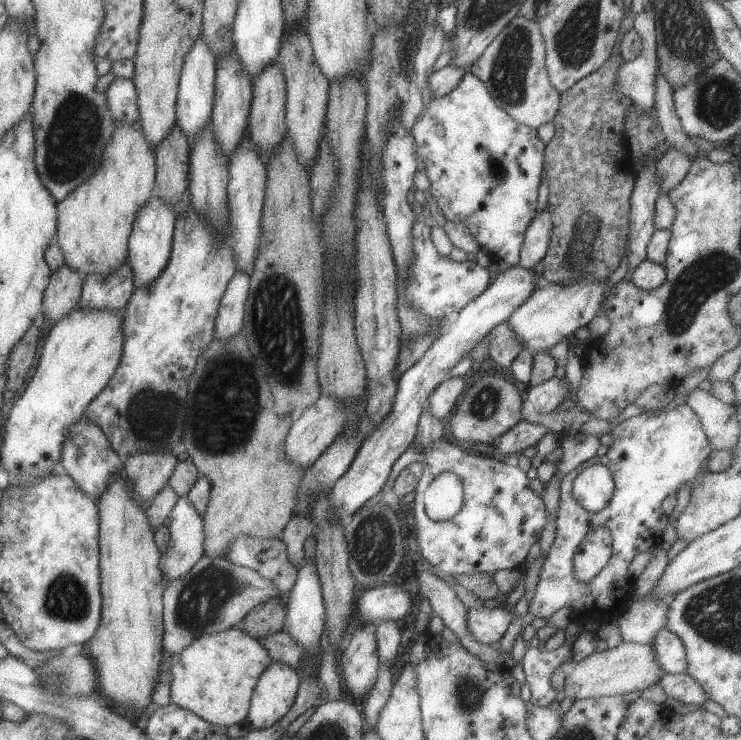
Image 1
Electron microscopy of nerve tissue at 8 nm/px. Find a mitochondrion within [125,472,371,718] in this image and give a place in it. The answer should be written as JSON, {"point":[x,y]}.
{"point":[201,602]}

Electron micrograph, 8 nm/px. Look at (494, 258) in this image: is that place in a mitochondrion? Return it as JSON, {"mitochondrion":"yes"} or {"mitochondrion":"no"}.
{"mitochondrion":"no"}

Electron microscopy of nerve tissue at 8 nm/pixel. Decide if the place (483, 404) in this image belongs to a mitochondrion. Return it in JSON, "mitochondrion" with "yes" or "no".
{"mitochondrion":"yes"}

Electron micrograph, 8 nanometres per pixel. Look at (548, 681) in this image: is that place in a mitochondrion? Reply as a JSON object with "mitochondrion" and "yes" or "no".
{"mitochondrion":"no"}

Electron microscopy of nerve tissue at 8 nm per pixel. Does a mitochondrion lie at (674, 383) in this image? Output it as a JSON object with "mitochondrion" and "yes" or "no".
{"mitochondrion":"no"}

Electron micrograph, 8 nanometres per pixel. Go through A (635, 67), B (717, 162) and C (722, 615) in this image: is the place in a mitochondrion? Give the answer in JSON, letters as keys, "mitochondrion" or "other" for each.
{"A":"other","B":"other","C":"mitochondrion"}

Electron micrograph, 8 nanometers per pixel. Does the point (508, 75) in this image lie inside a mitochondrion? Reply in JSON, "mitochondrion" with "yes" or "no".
{"mitochondrion":"yes"}

